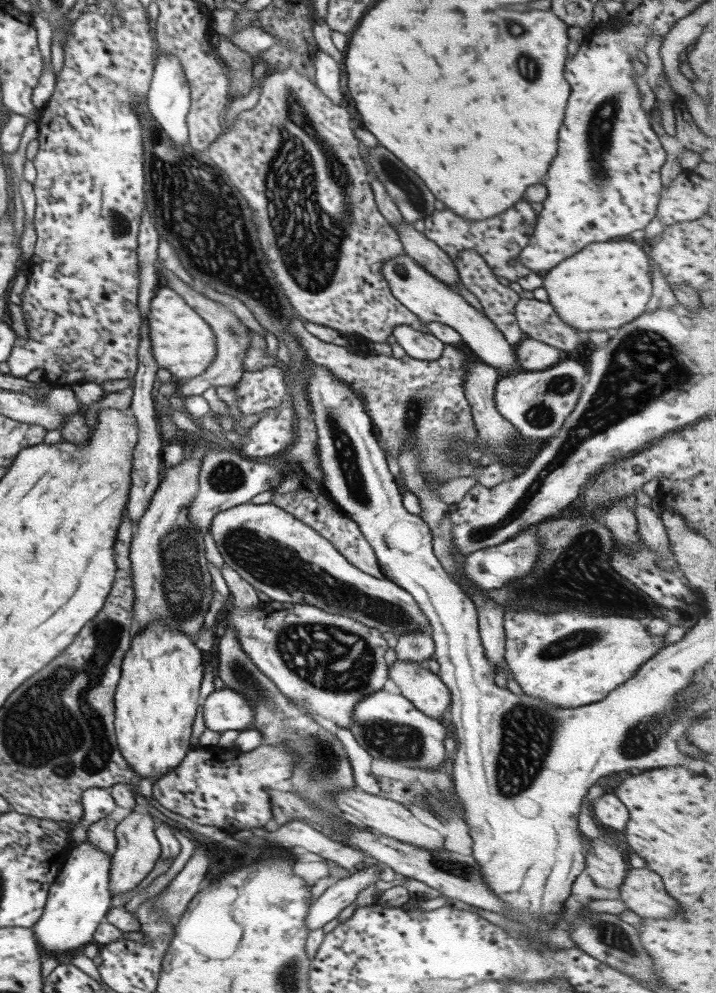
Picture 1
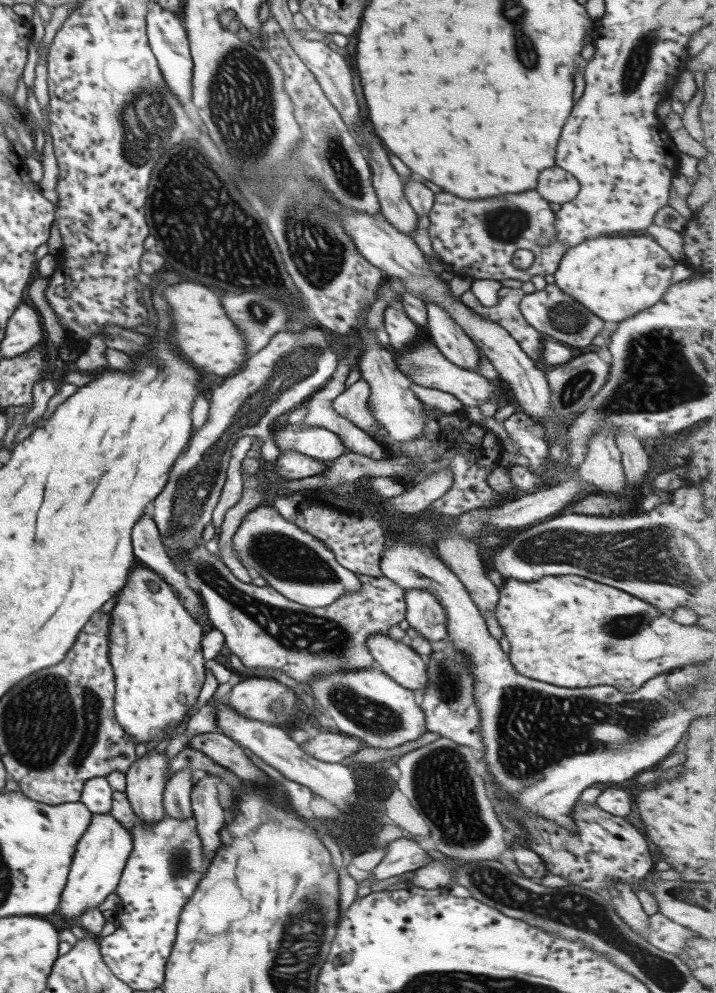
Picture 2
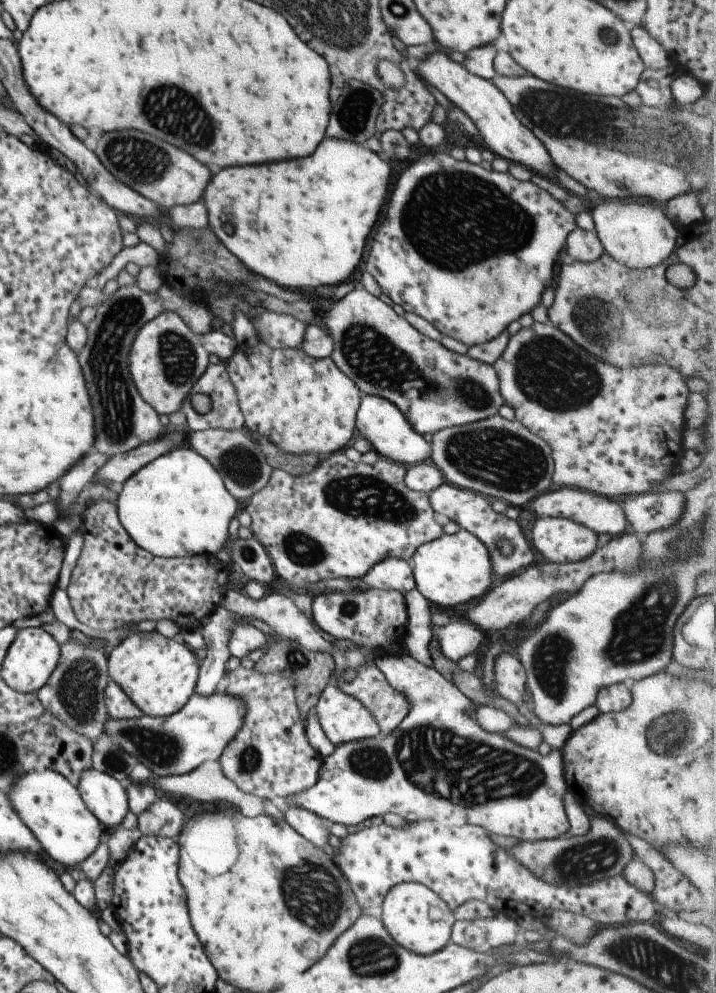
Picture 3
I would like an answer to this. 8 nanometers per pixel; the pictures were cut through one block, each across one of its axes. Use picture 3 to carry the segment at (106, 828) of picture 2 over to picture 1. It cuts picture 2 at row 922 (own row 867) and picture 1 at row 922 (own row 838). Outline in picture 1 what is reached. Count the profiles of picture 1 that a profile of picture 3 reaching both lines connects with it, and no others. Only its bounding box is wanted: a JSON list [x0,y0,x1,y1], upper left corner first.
[31,841,112,956]

